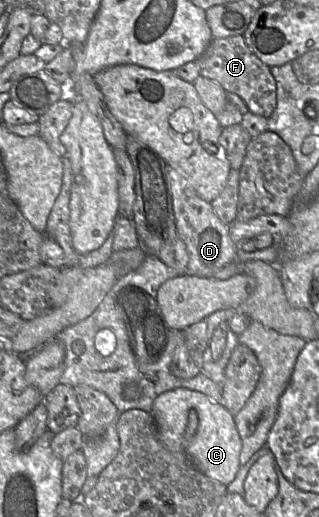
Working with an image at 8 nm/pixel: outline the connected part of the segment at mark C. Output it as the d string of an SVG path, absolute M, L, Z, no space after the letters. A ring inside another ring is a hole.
M180 387L165 391L158 395L153 402L150 413L155 419L162 443L169 450L183 452L199 471L226 486L235 479L242 466L239 460L242 442L235 424L234 415L222 404L212 401L199 391ZM191 411L195 411L198 416L198 427L194 432L188 431L189 415Z

